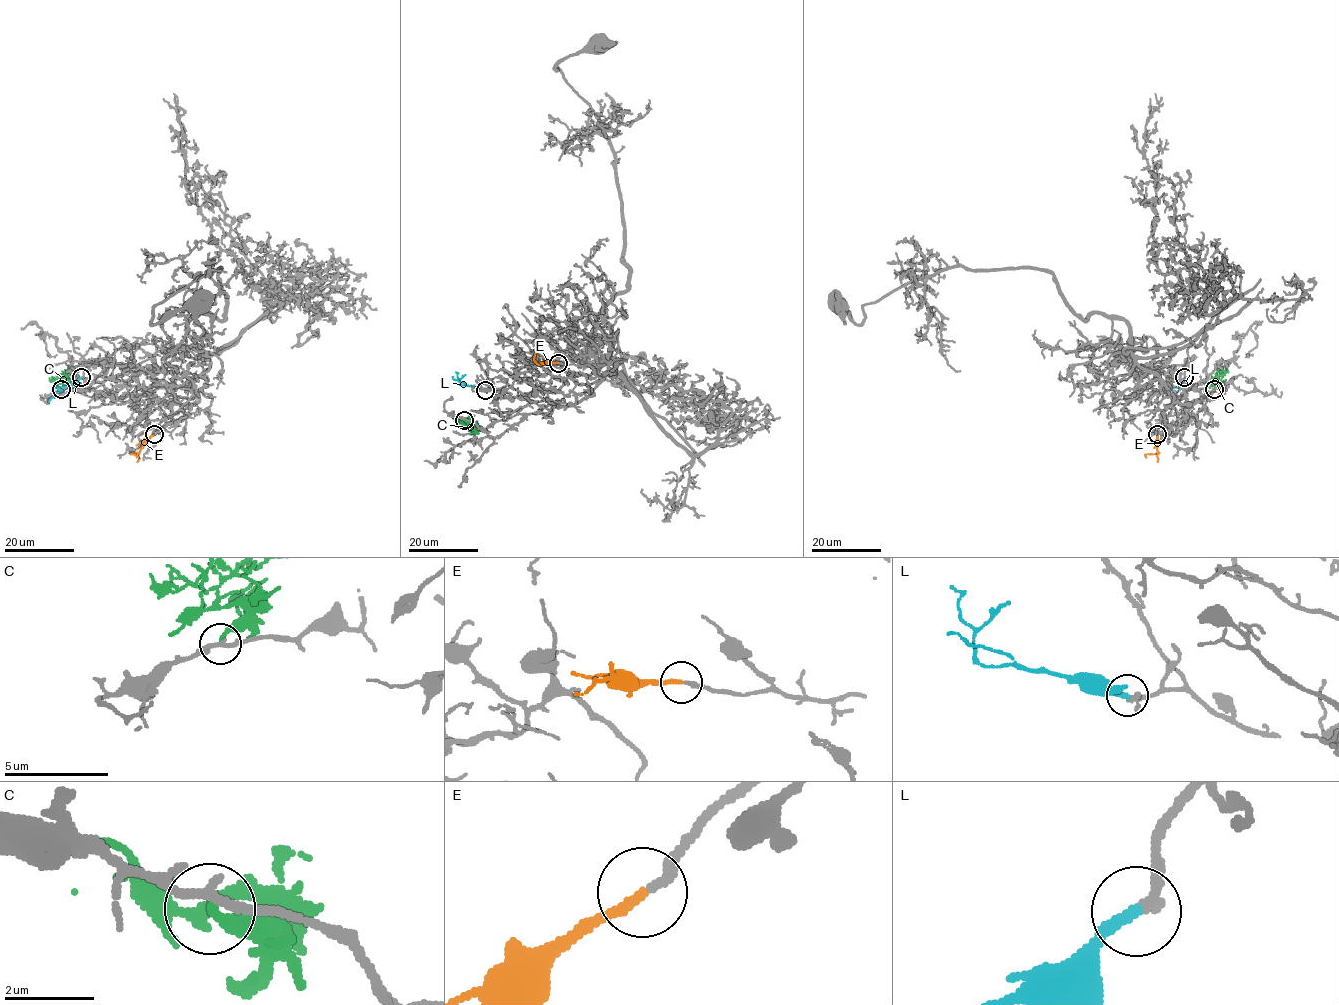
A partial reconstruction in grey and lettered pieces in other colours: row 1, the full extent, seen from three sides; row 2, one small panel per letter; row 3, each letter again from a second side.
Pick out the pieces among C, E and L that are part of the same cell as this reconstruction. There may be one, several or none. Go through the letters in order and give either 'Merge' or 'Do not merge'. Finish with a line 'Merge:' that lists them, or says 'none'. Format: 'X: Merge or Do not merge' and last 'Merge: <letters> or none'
C: Do not merge
E: Merge
L: Do not merge
Merge: E

